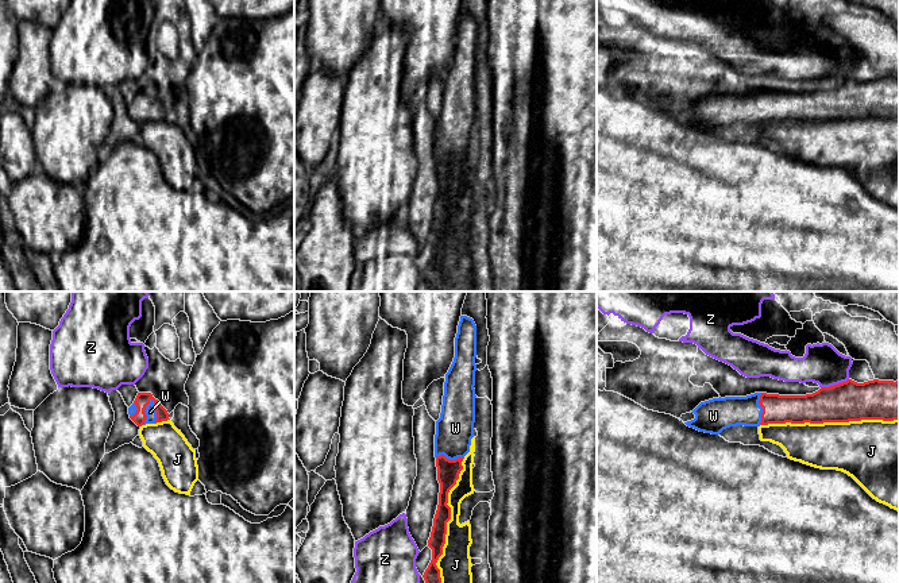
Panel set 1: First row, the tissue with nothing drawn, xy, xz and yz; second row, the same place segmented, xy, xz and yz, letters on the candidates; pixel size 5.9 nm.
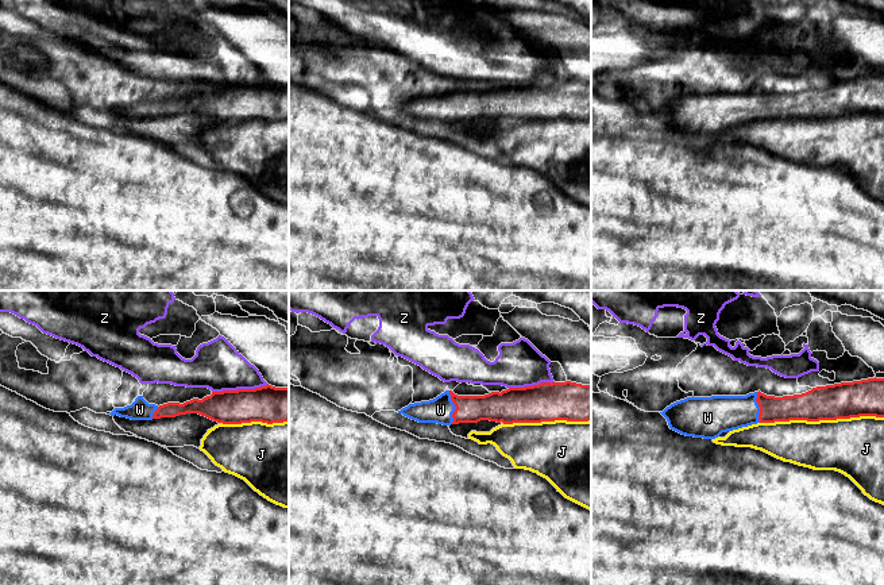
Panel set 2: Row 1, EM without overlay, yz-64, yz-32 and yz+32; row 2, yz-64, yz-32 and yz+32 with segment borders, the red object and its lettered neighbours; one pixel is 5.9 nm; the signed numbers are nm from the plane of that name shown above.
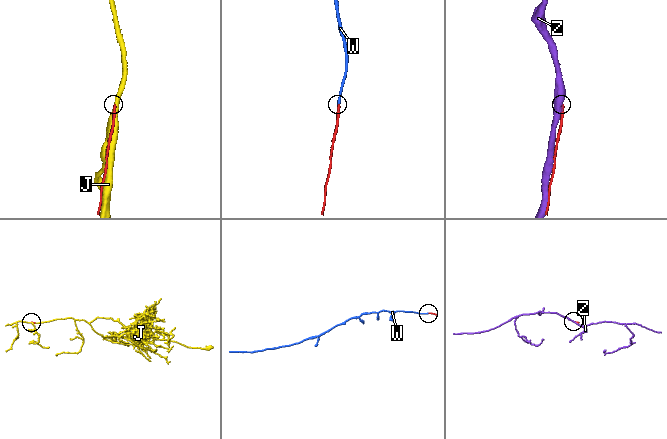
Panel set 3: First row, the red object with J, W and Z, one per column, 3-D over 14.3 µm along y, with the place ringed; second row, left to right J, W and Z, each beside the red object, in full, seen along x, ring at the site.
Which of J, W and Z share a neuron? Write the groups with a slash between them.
J / W / Z

